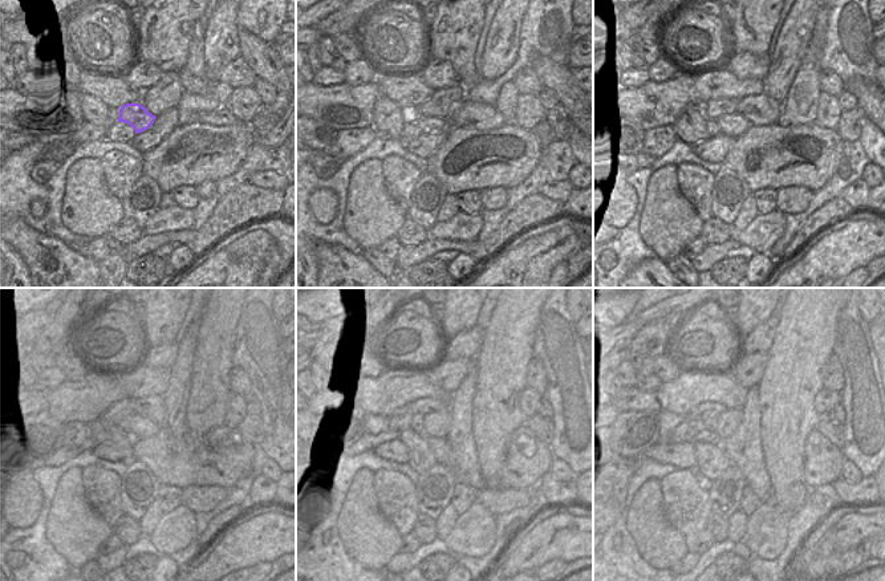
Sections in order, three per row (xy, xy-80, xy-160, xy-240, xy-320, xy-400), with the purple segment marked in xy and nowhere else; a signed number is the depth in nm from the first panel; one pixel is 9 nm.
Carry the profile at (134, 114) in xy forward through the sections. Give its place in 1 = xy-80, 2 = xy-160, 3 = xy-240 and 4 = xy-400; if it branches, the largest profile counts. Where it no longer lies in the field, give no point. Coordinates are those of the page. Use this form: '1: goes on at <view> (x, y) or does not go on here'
1: goes on at xy-80 (427, 125)
2: goes on at xy-160 (731, 125)
3: goes on at xy-240 (141, 426)
4: goes on at xy-400 (729, 421)

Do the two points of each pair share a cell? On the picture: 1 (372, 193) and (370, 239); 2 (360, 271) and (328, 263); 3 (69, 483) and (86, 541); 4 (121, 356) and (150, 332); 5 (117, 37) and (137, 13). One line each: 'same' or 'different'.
1: same
2: same
3: same
4: different
5: different

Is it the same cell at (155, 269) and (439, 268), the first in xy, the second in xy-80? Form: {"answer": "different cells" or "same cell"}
{"answer": "same cell"}

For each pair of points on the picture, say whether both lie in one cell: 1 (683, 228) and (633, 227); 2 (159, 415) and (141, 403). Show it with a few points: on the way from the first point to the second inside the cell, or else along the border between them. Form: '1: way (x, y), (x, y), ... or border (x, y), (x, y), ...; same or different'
1: border (645, 196), (640, 236), (656, 254); different
2: way (155, 411), (150, 406), (145, 406); same

